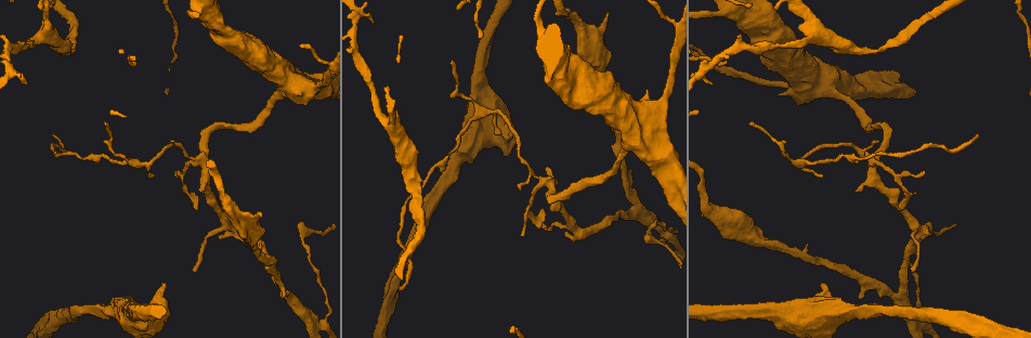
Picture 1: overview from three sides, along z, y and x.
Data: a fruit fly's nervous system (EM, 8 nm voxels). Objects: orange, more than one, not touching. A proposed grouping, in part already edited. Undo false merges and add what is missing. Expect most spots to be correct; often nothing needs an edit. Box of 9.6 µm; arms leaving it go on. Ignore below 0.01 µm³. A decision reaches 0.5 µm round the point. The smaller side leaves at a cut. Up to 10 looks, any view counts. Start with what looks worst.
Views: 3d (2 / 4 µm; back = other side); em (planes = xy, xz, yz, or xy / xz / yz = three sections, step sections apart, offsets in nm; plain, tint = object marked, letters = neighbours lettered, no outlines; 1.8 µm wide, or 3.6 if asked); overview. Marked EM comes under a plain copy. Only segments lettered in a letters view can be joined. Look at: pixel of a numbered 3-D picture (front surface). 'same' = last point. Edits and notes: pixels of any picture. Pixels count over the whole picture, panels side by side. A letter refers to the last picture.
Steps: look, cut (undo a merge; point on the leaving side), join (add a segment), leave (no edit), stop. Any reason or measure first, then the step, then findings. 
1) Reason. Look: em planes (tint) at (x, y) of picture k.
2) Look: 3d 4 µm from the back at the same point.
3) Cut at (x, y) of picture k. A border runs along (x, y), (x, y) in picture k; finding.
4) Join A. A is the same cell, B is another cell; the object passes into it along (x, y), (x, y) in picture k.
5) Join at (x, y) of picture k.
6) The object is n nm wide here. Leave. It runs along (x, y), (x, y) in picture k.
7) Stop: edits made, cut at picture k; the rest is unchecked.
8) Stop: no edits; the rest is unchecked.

Branch point. Look: em 3.6 µm xz step 16 (tint) at (288, 295) of picture 1.

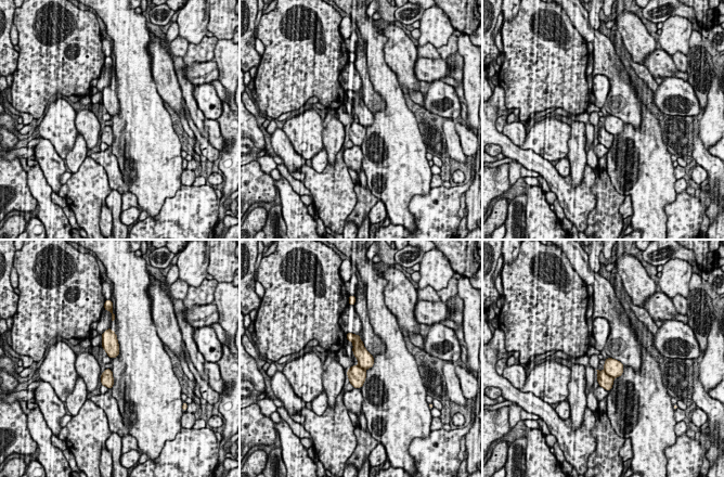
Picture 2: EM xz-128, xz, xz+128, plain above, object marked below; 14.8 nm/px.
Look: em 3.6 µm planes (letters) at the same point.

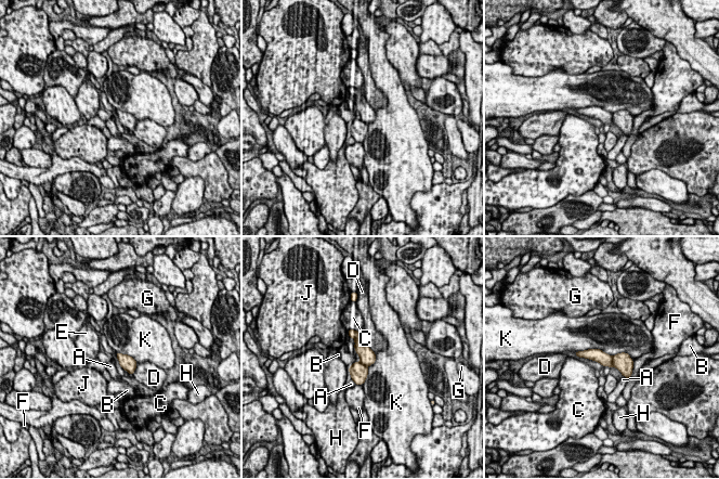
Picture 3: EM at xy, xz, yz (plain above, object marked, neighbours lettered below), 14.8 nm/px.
The longest contact is with K, 900 nm. Cut at (605, 360) of picture 3. A, B, C, D, E, F, G, H, J and K are other cells; a border runs along (611, 357), (614, 365) in picture 3; two neurons meet here.

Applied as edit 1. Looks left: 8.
Look: overview.

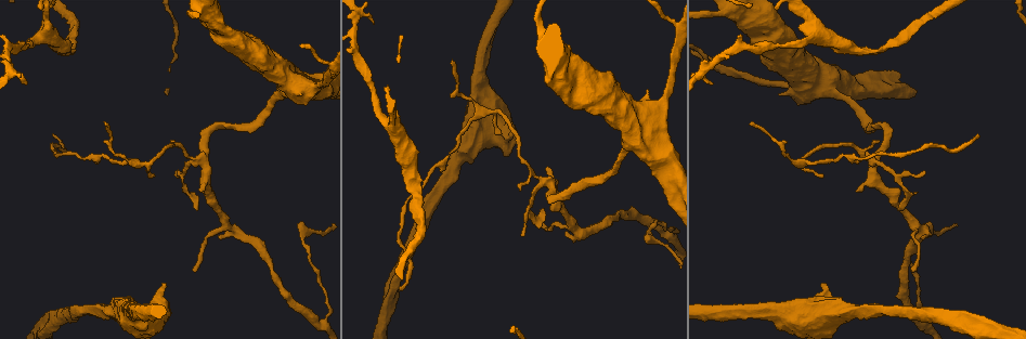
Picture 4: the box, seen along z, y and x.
Free end. Look: 3d 4 µm at (163, 284) of picture 4.

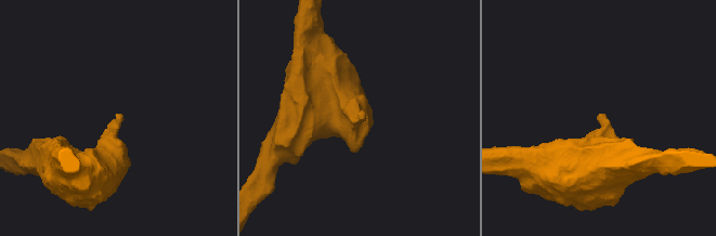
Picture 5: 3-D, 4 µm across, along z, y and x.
Look: em xz step 16 (letters) at (122, 120) of picture 5.

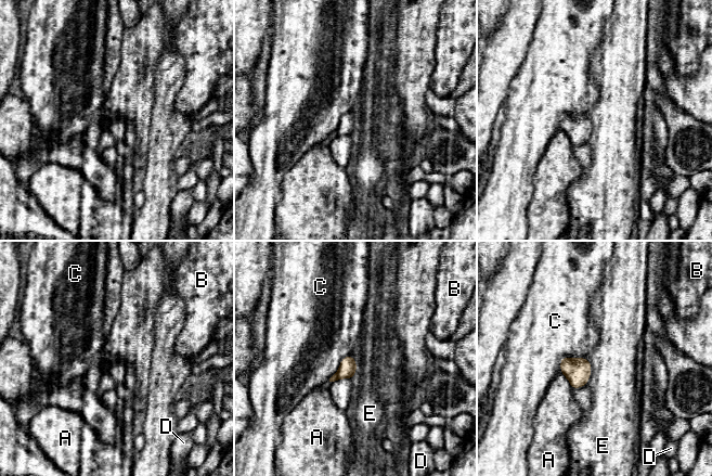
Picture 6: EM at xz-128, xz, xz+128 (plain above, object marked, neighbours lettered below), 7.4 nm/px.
Look: em planes (letters) at the same point.

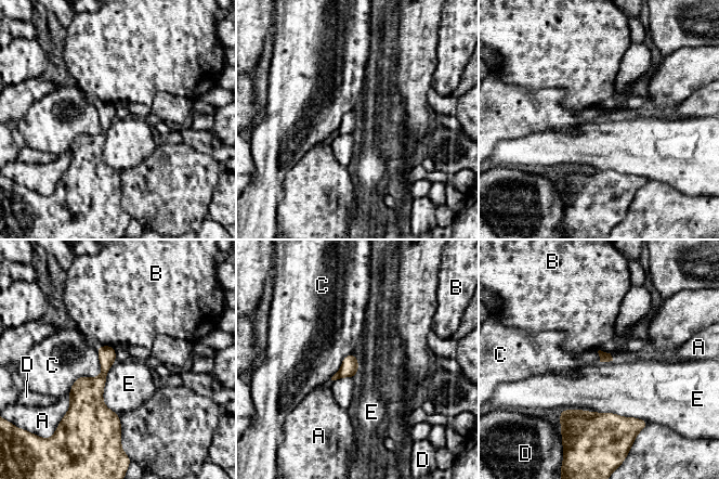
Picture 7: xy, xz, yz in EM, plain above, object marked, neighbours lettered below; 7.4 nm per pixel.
Leave. A, B, C, D and E are other cells; a border runs along (560, 410), (614, 412), (646, 421) in picture 7; none of them fits.

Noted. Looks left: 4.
Thick turns thin. Look: 3d 4 µm at (632, 140) of picture 4.

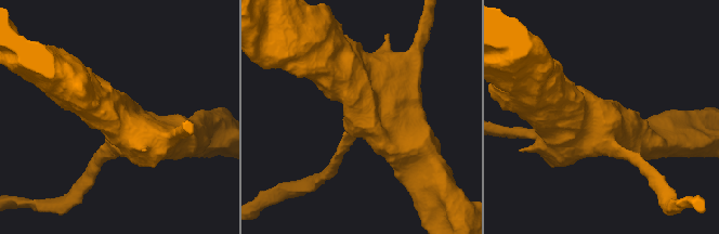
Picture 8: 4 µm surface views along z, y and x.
Look: em 3.6 µm xz step 4 (letters) at (602, 136) of picture 8.

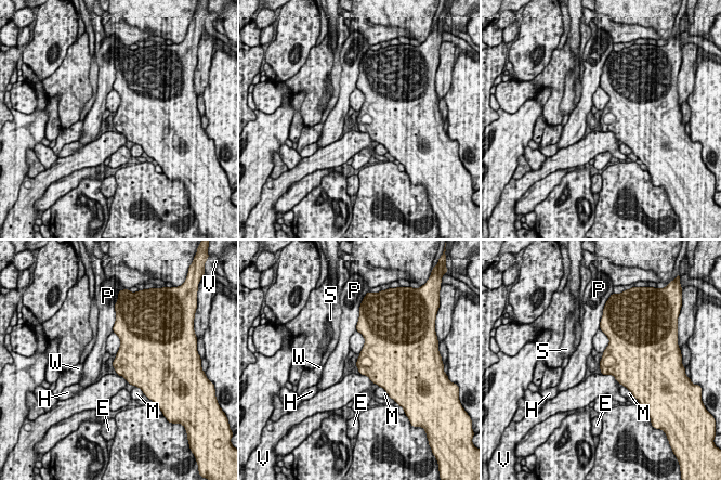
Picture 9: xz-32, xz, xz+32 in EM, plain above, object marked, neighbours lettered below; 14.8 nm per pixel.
Leave. E, H, M, P, S, V and W are other cells; a border runs along (601, 374), (611, 374), (618, 383) in picture 9; continuous, no second neuron.

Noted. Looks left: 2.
Sharp bend. Look: 3d 4 µm from the back at (800, 164) of picture 4.

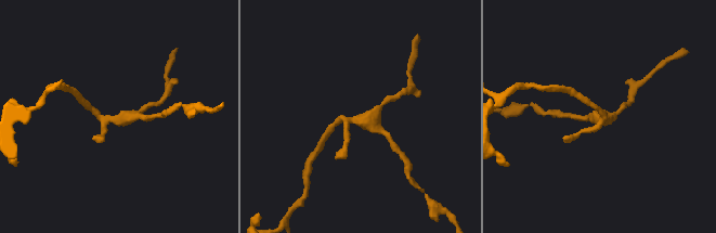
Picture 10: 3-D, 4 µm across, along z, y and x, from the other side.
Look: em planes (letters) at (123, 121) of picture 10.

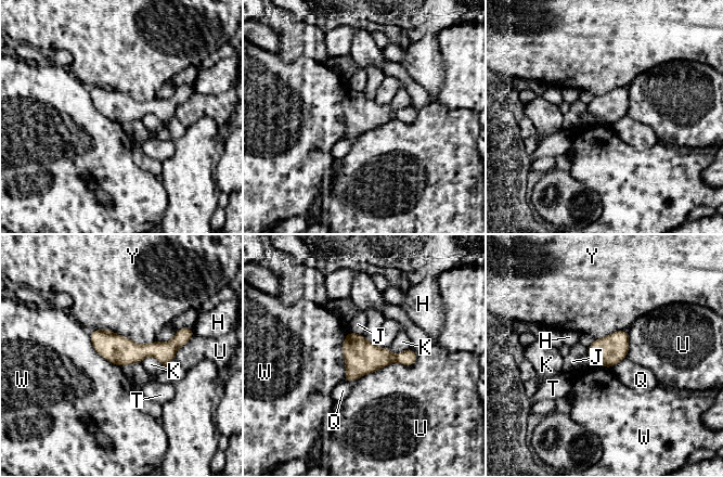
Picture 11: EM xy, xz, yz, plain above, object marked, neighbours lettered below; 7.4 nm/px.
The object is 220 nm wide here. Leave. H, J, K, Q, T, U, W and Y are other cells; it runs along (92, 336), (117, 349), (184, 339) in picture 11; one neuron here.

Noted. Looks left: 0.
Stop: edits made, cut at picture 3; the rest is unchecked.

